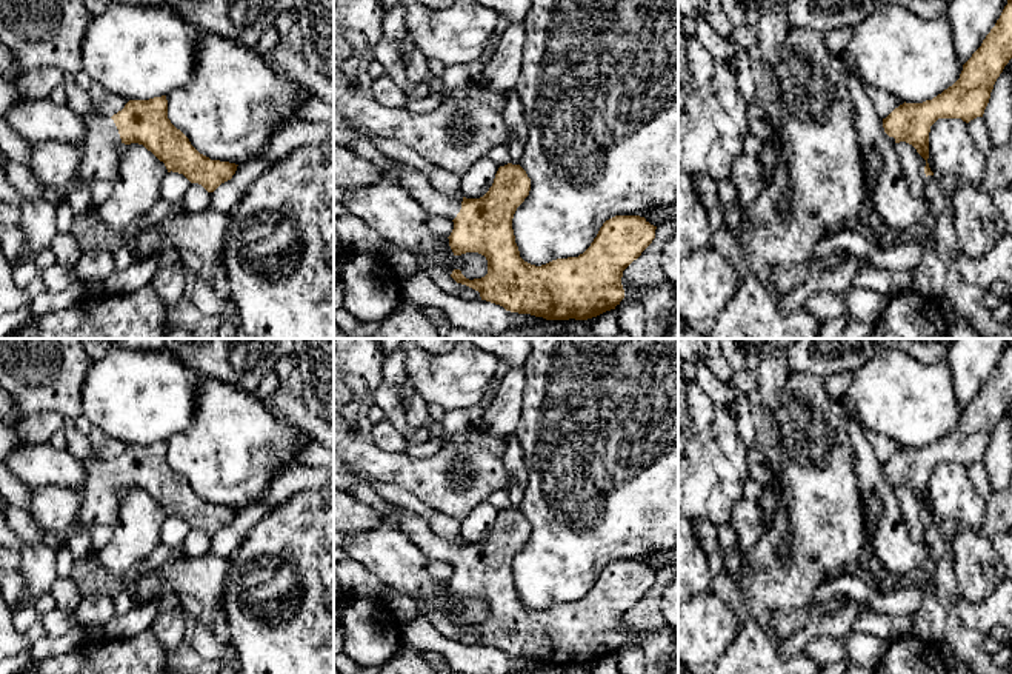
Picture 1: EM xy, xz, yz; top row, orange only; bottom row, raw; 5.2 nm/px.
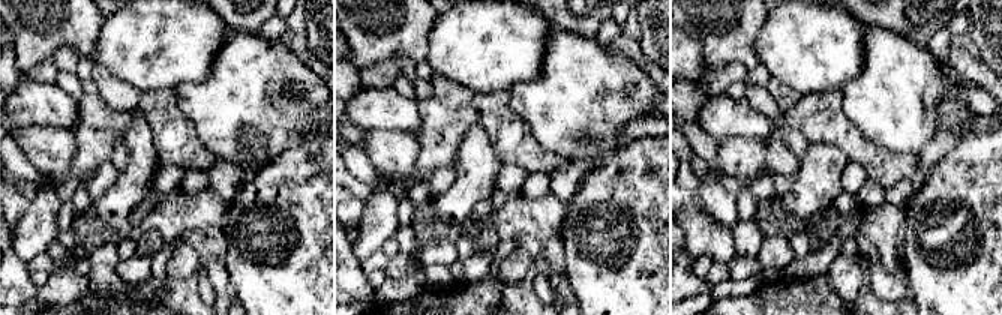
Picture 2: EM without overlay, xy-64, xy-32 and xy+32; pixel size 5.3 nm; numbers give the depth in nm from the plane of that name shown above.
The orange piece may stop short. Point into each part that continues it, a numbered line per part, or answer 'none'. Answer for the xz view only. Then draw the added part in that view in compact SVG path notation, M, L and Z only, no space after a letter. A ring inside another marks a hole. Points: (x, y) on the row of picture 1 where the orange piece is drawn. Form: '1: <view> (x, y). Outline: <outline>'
1: xz (434, 202). Outline: M394 162L394 166L388 172L398 179L400 185L429 215L454 220L460 212L461 194L446 195L437 191L429 179L417 168Z

